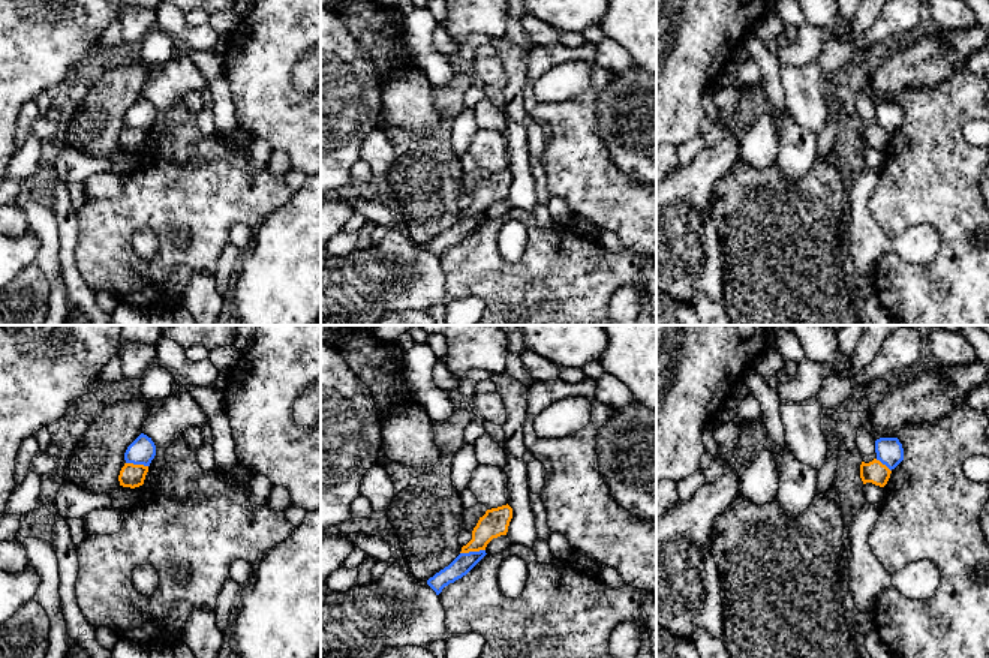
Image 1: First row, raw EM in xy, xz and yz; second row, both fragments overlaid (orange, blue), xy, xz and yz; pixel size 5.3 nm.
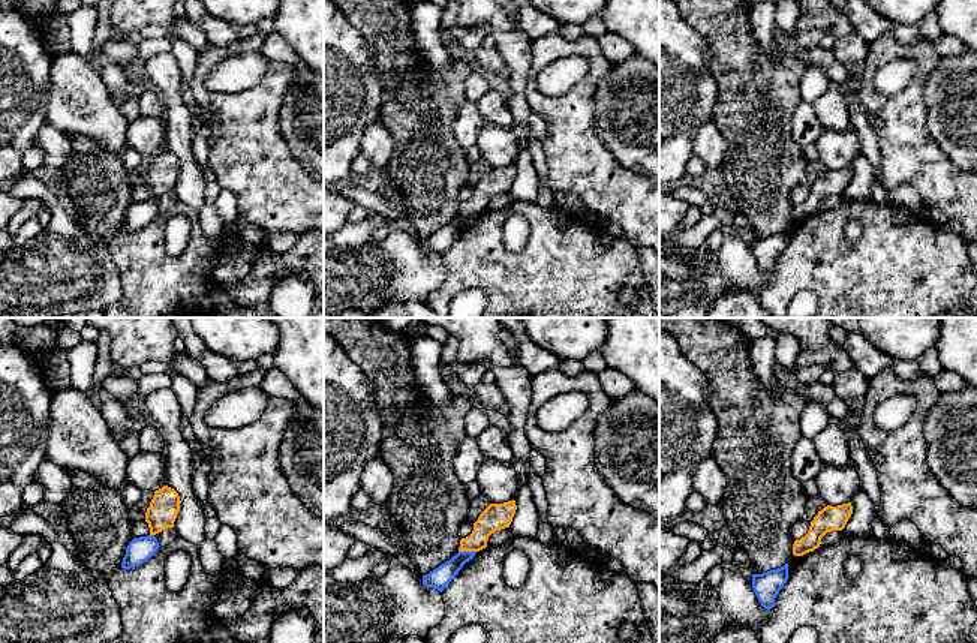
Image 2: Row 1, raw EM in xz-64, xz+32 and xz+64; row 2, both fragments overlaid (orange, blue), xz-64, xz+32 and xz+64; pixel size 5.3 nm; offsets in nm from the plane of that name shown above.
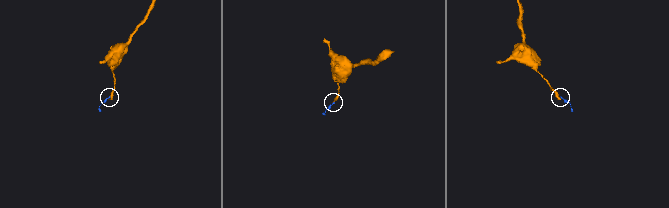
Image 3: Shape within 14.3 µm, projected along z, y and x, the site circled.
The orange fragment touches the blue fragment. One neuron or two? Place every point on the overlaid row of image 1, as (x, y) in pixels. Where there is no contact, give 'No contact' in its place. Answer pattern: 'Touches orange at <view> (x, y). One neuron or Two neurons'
Touches orange at xz (472, 550). Two neurons

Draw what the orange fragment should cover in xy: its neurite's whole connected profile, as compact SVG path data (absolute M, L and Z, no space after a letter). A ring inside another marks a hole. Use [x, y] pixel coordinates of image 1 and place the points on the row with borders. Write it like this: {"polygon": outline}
{"polygon": "M124 463L118 475L120 486L130 489L139 487L144 484L147 472L148 466Z"}

